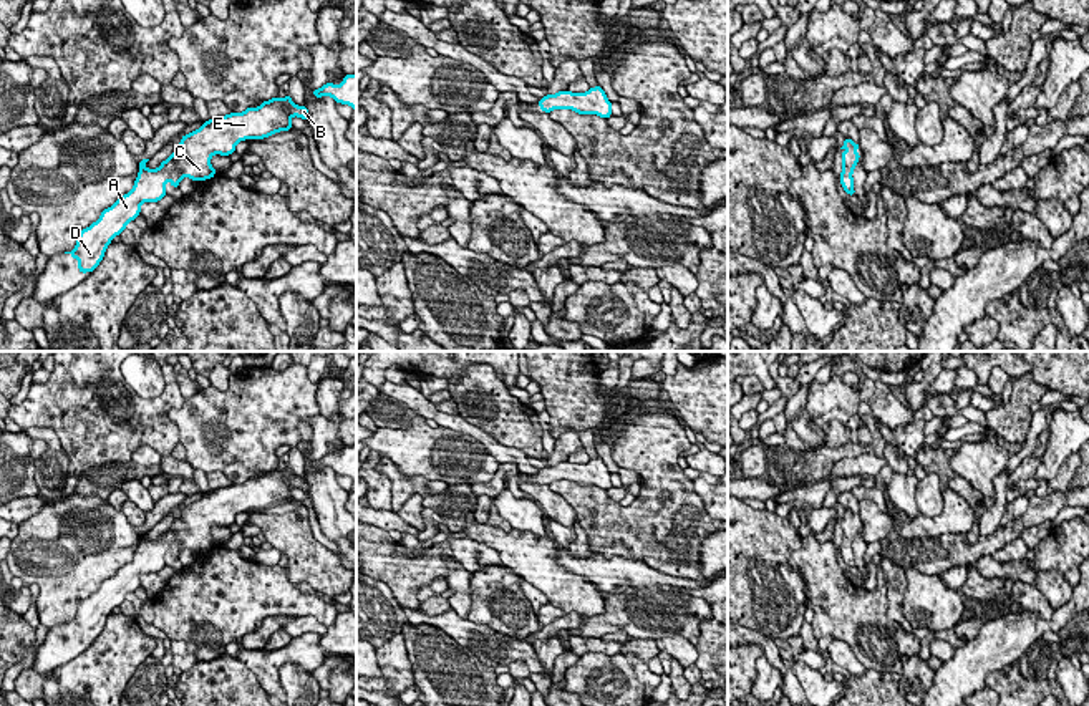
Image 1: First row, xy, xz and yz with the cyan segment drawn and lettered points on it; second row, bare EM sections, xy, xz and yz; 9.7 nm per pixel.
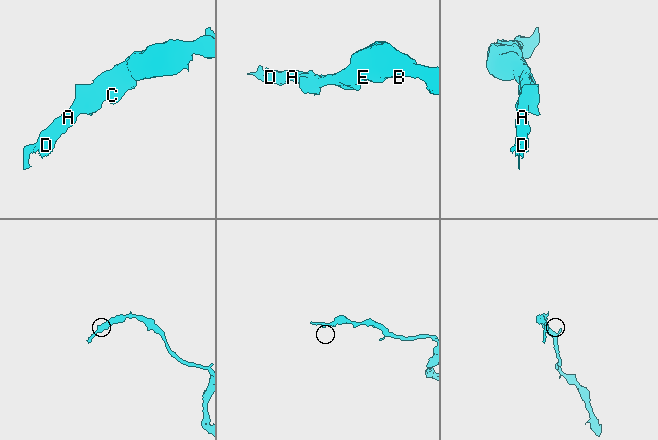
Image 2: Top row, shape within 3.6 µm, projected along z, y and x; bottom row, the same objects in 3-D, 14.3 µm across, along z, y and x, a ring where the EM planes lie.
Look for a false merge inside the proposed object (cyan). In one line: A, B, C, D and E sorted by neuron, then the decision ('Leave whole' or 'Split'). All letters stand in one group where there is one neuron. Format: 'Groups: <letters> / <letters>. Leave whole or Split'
Groups: A B C D E. Leave whole

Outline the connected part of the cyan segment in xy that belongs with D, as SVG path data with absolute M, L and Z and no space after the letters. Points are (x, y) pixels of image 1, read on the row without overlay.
M287 466L264 472L259 479L247 479L242 484L230 484L202 494L197 502L184 505L166 532L157 540L148 540L149 530L139 532L139 544L133 562L121 567L111 578L104 580L96 593L83 600L76 618L70 623L78 631L81 645L93 643L104 628L106 618L114 607L119 607L126 595L136 592L143 573L157 573L166 563L166 554L179 559L182 549L194 554L215 547L211 535L214 525L230 527L235 515L244 510L264 510L280 502L290 502L290 491L298 487L310 491L307 476L298 477Z

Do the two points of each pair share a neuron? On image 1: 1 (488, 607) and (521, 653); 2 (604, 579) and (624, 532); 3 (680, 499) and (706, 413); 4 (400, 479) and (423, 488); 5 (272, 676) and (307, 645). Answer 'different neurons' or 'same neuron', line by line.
1: different neurons
2: different neurons
3: different neurons
4: same neuron
5: same neuron

